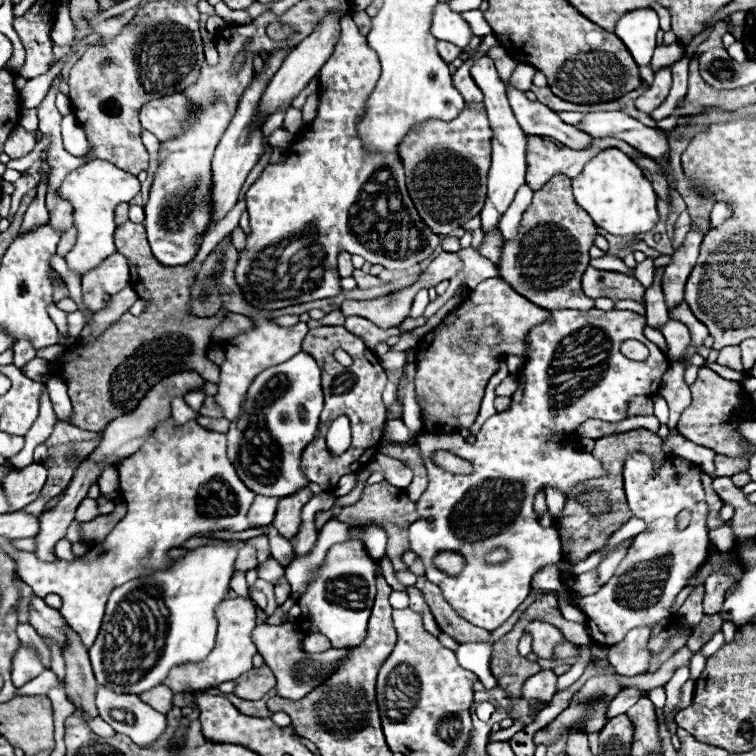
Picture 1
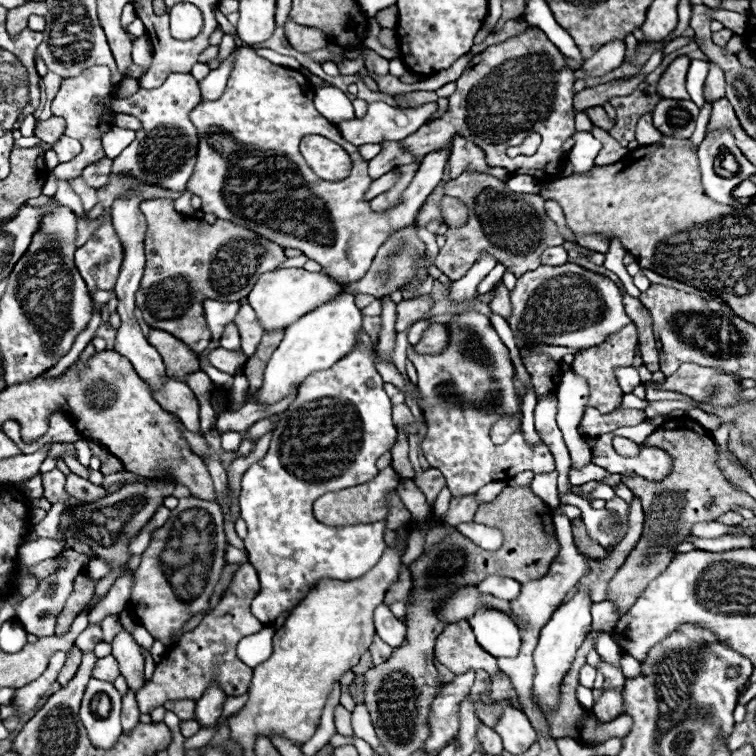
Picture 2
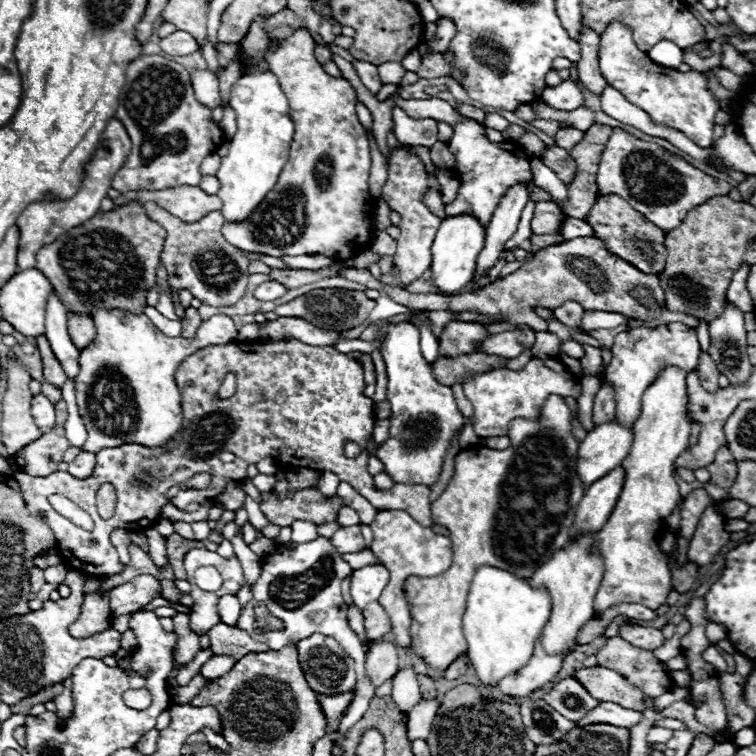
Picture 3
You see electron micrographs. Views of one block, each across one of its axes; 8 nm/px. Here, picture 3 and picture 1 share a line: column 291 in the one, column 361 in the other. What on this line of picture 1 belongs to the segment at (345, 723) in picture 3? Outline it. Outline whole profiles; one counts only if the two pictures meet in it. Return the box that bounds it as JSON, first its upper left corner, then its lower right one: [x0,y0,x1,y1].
[298,540,376,648]

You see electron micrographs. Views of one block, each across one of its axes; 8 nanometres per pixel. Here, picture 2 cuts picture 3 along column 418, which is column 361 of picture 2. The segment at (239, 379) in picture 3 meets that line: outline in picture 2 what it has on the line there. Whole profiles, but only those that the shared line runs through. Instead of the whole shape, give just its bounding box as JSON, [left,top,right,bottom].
[314,466,400,526]

